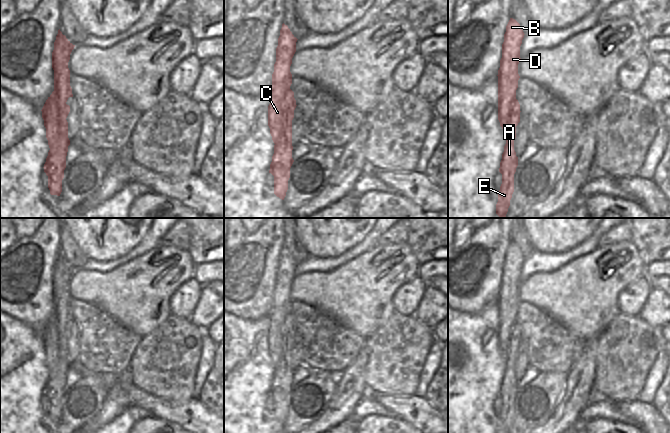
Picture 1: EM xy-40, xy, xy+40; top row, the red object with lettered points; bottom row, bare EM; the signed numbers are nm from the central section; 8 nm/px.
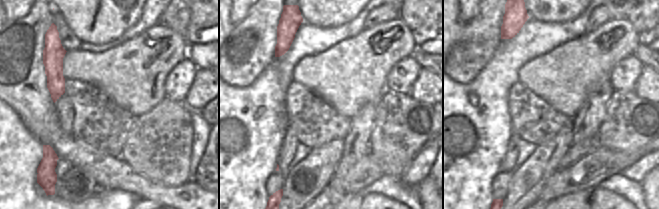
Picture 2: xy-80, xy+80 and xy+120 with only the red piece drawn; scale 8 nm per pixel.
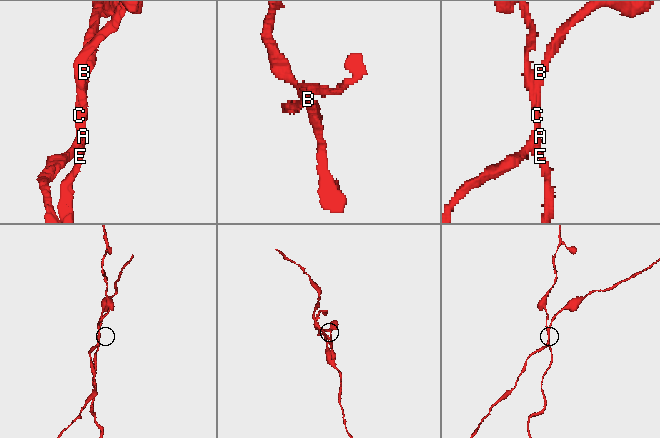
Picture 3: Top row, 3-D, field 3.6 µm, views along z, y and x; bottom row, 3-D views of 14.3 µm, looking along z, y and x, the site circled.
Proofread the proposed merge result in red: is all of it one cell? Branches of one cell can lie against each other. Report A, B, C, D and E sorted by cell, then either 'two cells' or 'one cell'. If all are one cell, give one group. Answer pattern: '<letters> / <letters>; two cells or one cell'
A E / B C D; two cells

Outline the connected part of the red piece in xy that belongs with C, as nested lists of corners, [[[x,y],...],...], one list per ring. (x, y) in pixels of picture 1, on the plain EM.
[[[284,247],[280,254],[278,270],[276,272],[276,286],[272,298],[270,312],[270,328],[268,330],[268,350],[274,368],[284,354],[286,347],[286,317],[292,308],[290,290],[296,276],[297,262]]]

